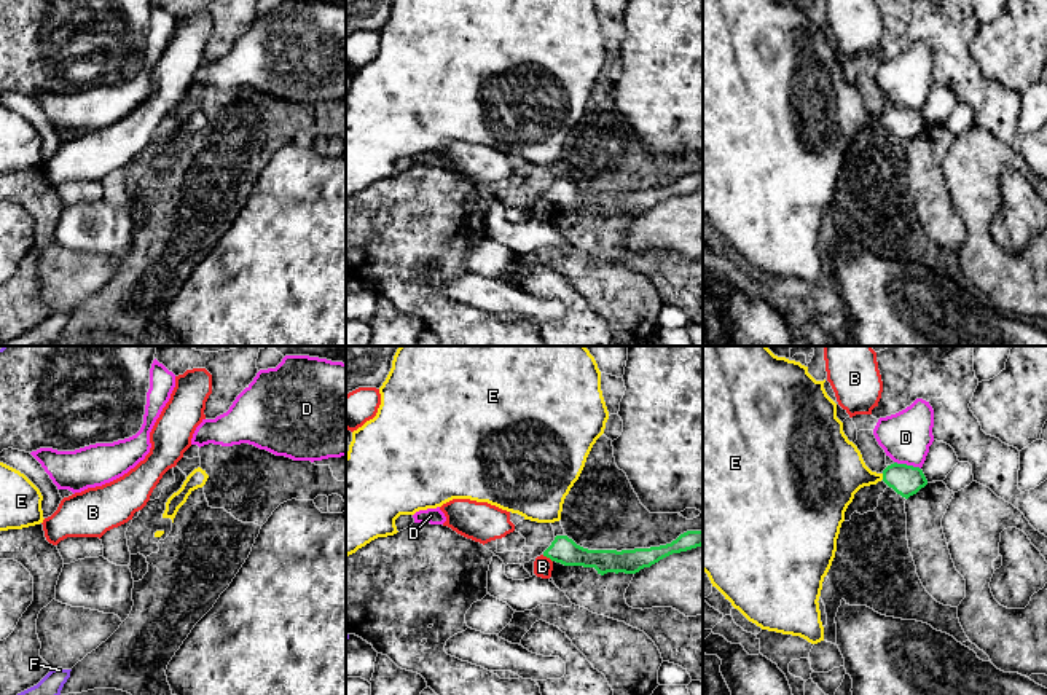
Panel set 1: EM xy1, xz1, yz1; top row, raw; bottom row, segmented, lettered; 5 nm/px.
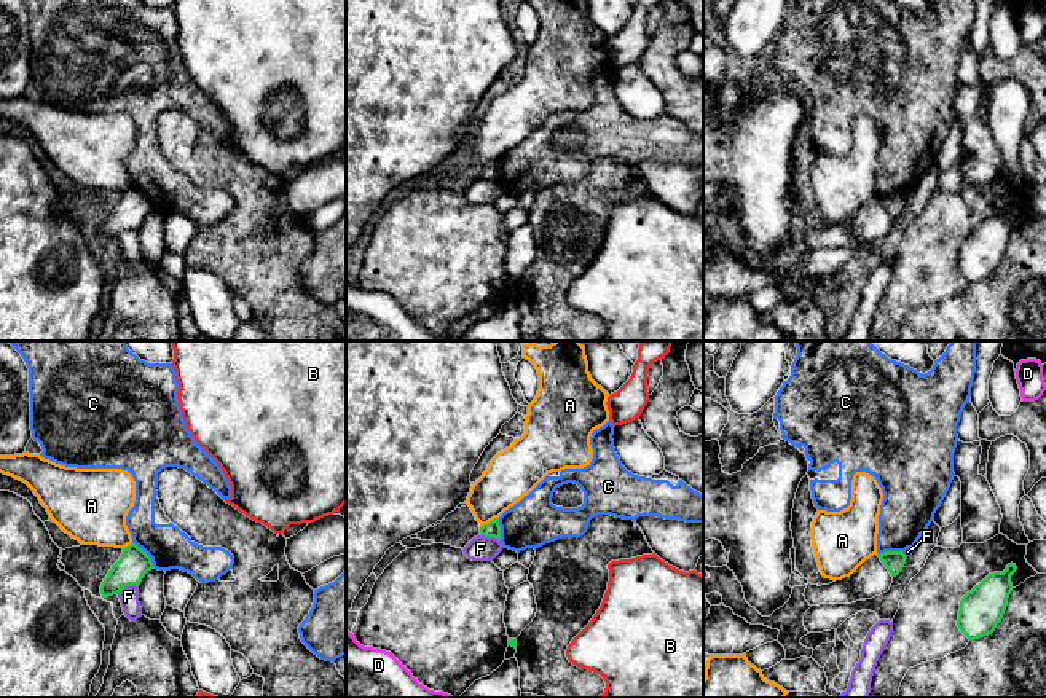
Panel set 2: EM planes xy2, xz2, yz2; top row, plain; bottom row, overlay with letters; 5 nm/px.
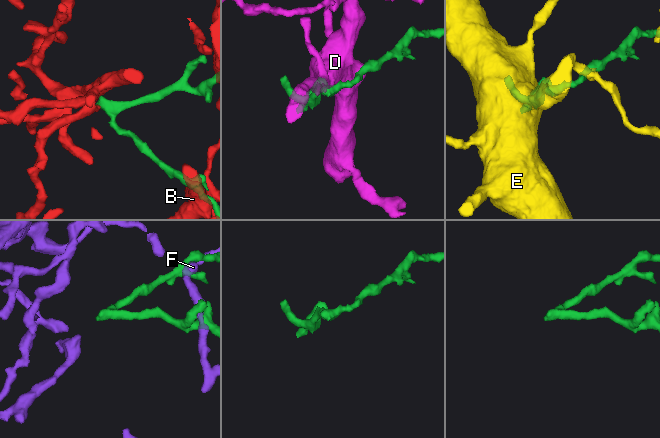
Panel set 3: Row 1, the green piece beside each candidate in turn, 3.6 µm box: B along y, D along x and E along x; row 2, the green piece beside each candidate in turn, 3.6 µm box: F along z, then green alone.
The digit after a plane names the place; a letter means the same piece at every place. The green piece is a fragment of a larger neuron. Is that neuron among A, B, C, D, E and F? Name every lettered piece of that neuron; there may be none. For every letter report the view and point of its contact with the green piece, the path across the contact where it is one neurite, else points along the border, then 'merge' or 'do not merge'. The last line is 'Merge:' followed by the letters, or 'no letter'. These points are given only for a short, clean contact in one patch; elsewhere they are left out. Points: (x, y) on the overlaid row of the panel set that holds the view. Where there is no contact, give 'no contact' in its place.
A: xz2 (490, 521) | along xz2 (498, 517), (480, 528) | do not merge
B: xz1 (547, 557) | do not merge
C: xy2 (145, 553) | along xy2 (133, 542), (150, 558), (153, 566) | do not merge
D: yz1 (905, 464) | do not merge
E: yz1 (883, 477) | across yz1 (905, 480), (901, 477), (883, 477), (834, 472) | merge
F: xy2 (126, 585) | do not merge
Merge: E

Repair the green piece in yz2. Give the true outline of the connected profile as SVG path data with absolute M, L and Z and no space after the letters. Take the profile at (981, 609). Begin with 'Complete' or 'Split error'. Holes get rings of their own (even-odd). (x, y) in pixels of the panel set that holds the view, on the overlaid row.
Complete. M1011 563L1003 572L989 574L961 598L957 626L969 641L992 634L1001 622L1016 569Z

